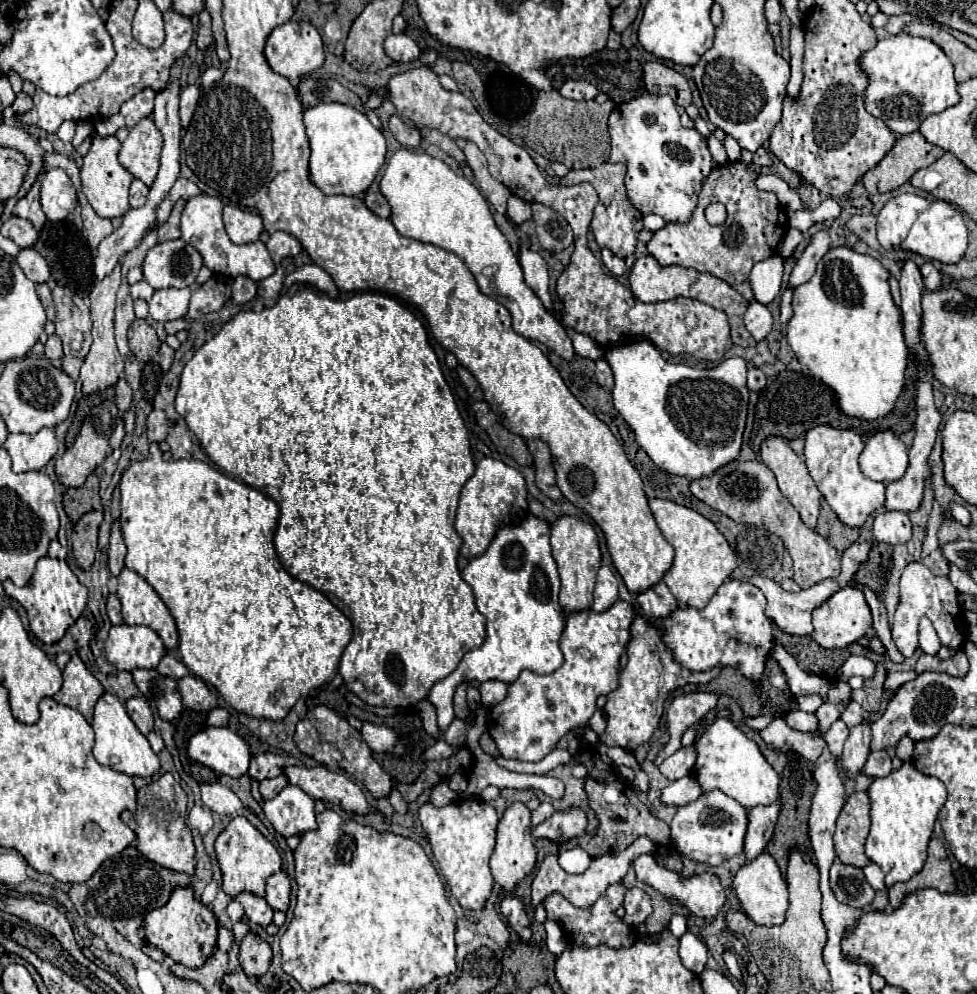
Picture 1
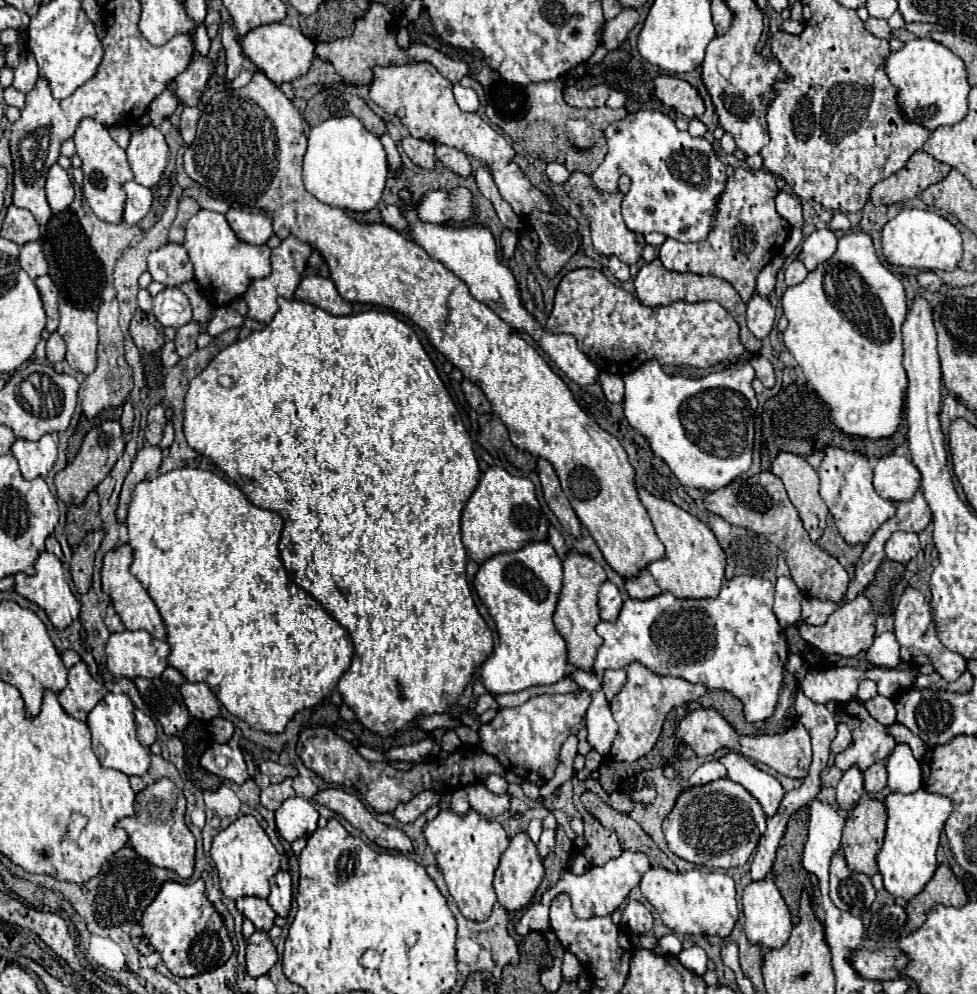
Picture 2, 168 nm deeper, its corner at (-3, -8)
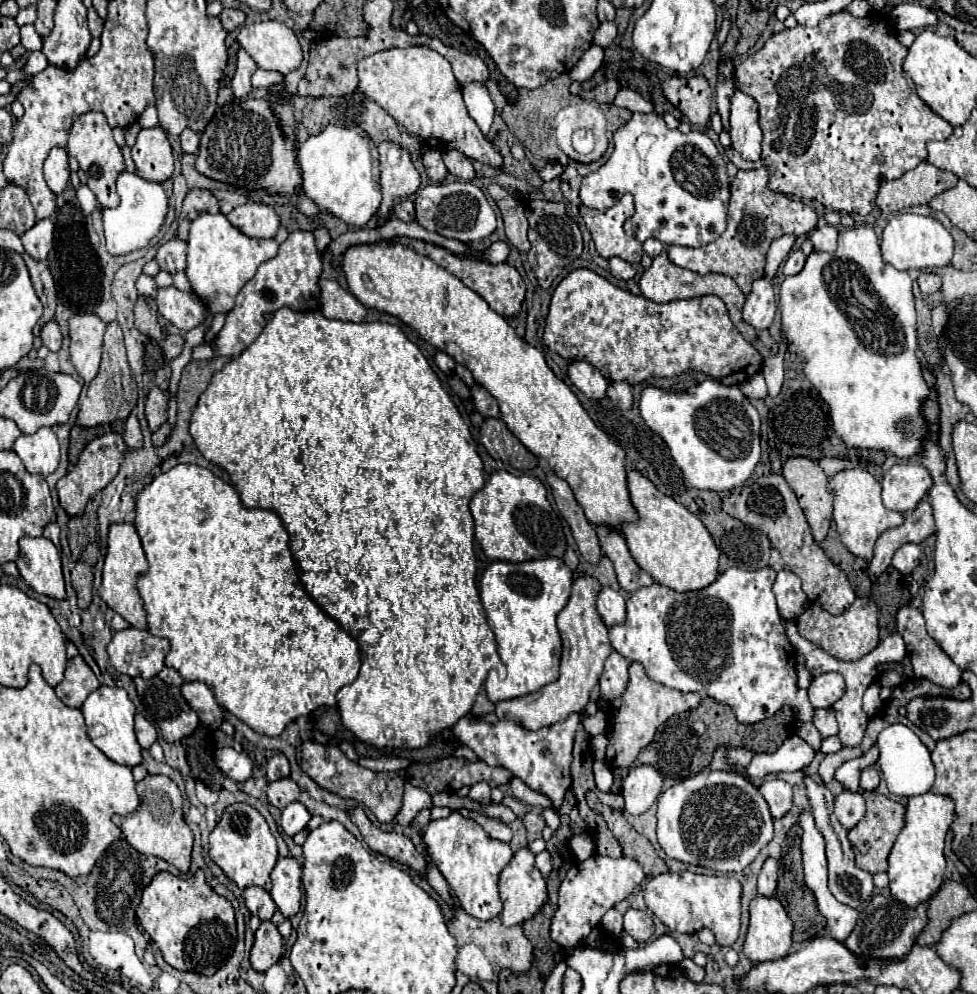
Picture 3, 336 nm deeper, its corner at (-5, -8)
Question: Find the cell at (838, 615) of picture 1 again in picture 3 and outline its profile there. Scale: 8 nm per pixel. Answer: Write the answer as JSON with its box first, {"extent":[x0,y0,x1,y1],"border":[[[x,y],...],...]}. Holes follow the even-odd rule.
{"extent":[796,597,880,661],"border":[[[858,597],[850,605],[850,609],[846,613],[842,613],[842,615],[830,615],[822,607],[810,605],[796,619],[796,627],[798,627],[802,637],[806,637],[808,641],[812,641],[814,645],[822,647],[832,657],[842,659],[842,661],[856,661],[856,659],[864,657],[880,641],[880,637],[878,637],[878,609],[876,609],[874,601],[870,601],[868,597]]]}

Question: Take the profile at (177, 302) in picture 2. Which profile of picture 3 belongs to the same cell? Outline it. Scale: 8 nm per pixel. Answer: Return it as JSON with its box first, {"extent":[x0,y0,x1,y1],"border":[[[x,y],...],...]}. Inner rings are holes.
{"extent":[156,287,206,331],"border":[[[176,287],[158,289],[156,305],[158,313],[180,331],[190,331],[192,327],[202,323],[206,311],[206,305],[194,293],[184,293]]]}

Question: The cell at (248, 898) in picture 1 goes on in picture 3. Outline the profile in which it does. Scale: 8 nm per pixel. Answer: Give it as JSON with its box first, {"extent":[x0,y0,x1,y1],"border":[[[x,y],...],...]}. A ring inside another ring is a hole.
{"extent":[242,887,276,921],"border":[[[248,887],[242,891],[244,903],[252,915],[258,915],[260,921],[270,921],[276,913],[276,903],[272,901],[270,893],[260,887]]]}

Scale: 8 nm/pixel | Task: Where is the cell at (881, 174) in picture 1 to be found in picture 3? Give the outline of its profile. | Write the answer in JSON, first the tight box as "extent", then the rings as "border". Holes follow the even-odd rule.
{"extent":[876,161,958,213],"border":[[[922,161],[916,169],[906,171],[900,179],[882,183],[876,205],[884,213],[898,213],[906,207],[928,203],[934,195],[950,189],[956,181],[958,177],[954,173]]]}

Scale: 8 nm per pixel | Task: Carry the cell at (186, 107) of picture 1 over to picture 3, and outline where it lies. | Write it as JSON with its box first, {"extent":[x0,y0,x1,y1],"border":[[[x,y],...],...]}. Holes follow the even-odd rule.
{"extent":[180,127,200,153],"border":[[[186,127],[186,131],[182,131],[182,135],[180,135],[180,143],[182,143],[184,153],[196,153],[198,151],[198,141],[200,141],[198,133],[192,131],[190,127]]]}

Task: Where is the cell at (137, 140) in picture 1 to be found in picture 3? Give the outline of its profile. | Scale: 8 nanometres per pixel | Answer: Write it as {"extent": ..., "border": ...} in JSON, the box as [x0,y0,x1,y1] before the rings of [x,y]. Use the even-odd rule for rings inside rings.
{"extent":[132,129,174,183],"border":[[[142,129],[138,133],[136,145],[132,147],[132,159],[136,163],[138,177],[154,183],[164,183],[170,179],[174,171],[174,155],[164,129]]]}

